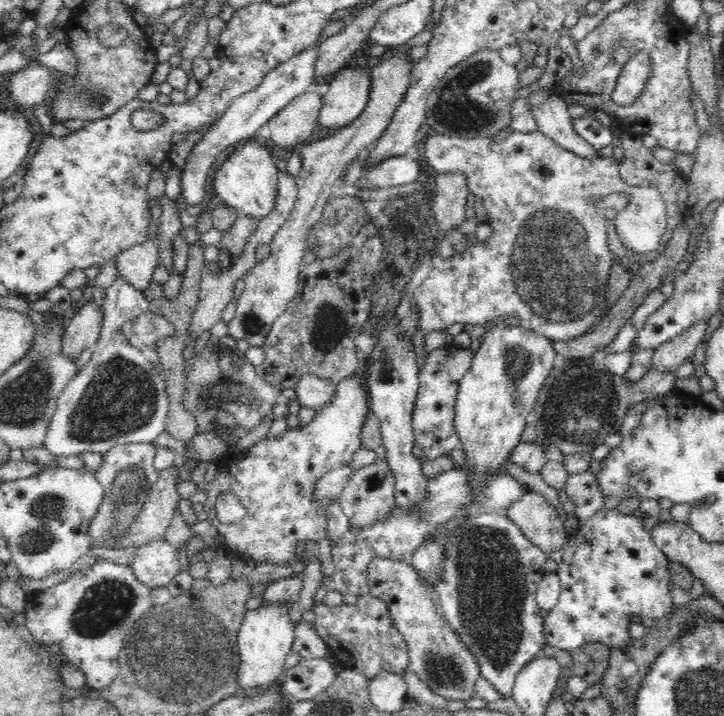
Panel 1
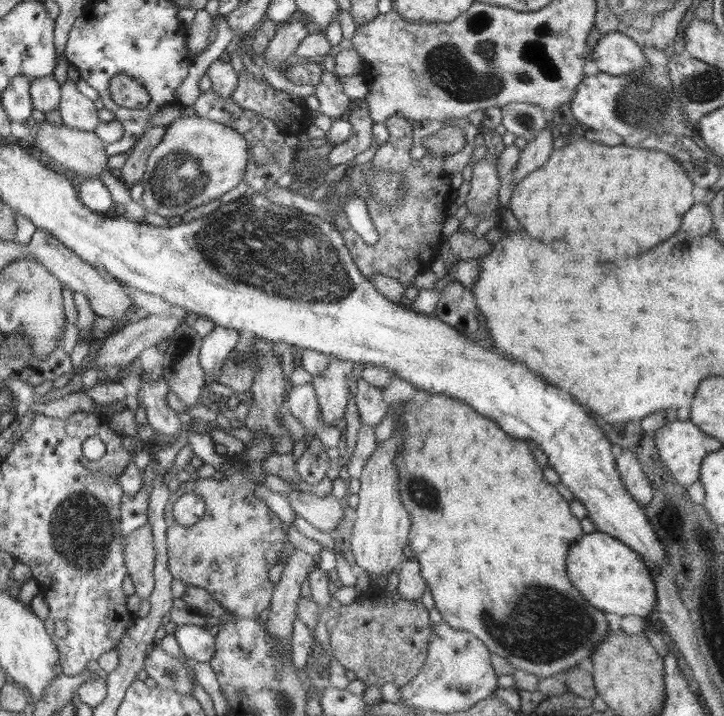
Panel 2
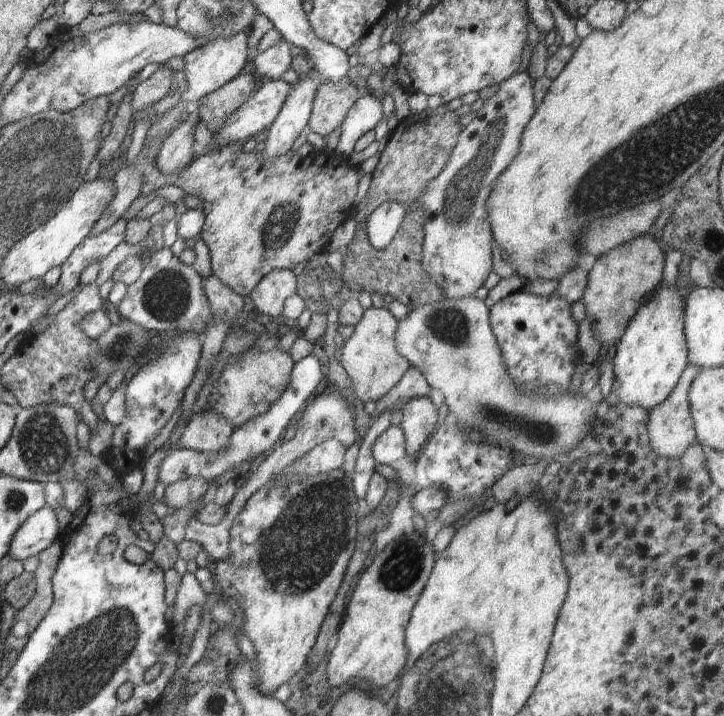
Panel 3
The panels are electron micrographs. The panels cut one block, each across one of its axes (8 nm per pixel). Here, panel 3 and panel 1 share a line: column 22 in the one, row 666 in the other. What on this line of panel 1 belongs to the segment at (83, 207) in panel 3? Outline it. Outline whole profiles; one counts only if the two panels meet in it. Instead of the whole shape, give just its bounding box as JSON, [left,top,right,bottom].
[237,602,295,692]

